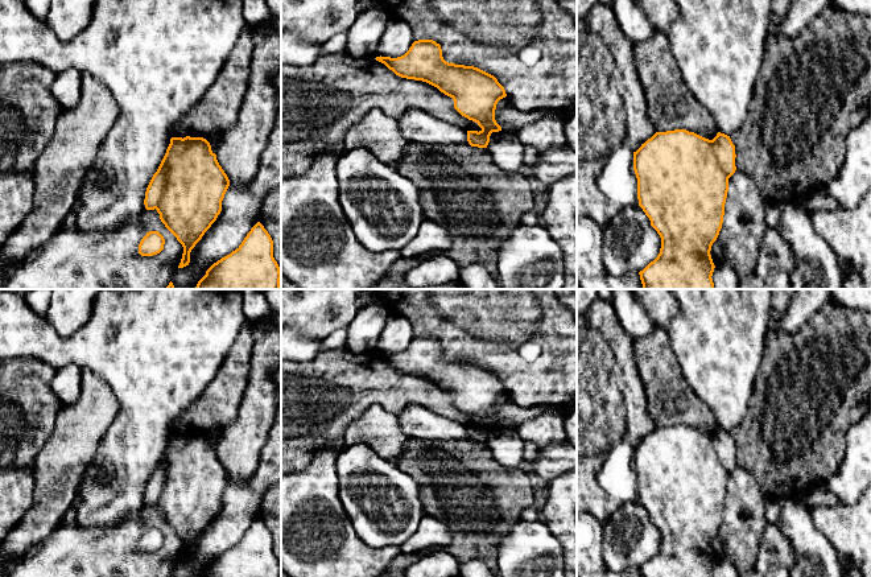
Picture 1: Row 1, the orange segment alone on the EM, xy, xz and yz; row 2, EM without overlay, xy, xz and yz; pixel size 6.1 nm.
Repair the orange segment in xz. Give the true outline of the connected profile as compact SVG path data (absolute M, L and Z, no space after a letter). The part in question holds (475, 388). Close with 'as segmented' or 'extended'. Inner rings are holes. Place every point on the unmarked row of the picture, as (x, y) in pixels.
M418 335L397 354L376 353L396 371L422 376L454 396L454 404L482 425L467 426L471 442L487 444L492 428L501 426L495 416L496 400L505 393L498 375L474 362L449 359L442 353L441 341L433 335Z | as segmented

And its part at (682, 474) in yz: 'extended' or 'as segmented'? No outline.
as segmented

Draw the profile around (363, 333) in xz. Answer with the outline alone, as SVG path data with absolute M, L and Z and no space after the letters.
M366 305L346 327L346 349L354 354L375 355L380 334L389 317L384 305Z

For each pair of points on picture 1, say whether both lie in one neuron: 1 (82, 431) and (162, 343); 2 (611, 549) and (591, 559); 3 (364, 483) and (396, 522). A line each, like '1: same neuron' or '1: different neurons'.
1: different neurons
2: different neurons
3: same neuron

